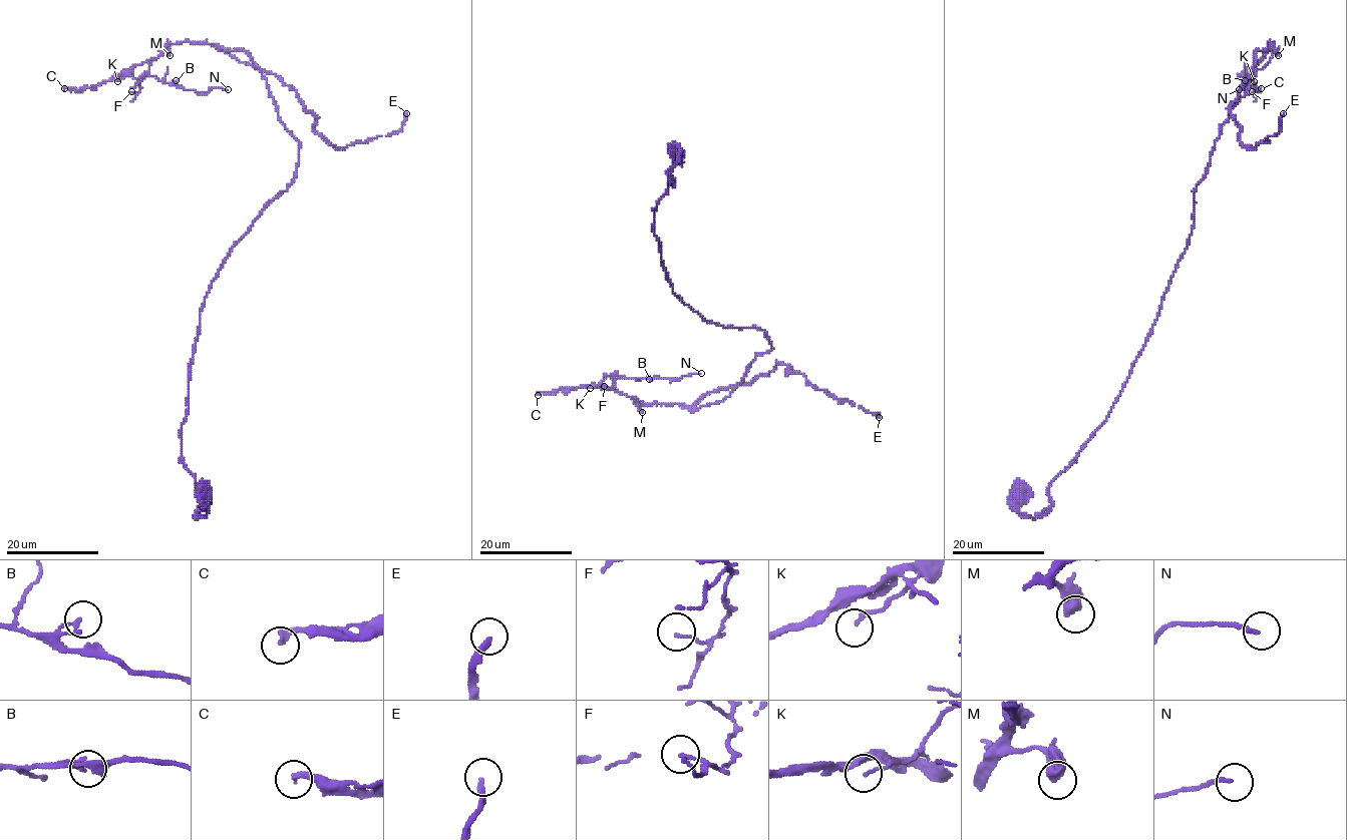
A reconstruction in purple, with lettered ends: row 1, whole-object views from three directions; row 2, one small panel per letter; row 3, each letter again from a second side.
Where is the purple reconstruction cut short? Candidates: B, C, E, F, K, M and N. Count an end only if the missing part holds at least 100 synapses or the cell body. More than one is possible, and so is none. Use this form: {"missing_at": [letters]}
{"missing_at": ["E"]}

